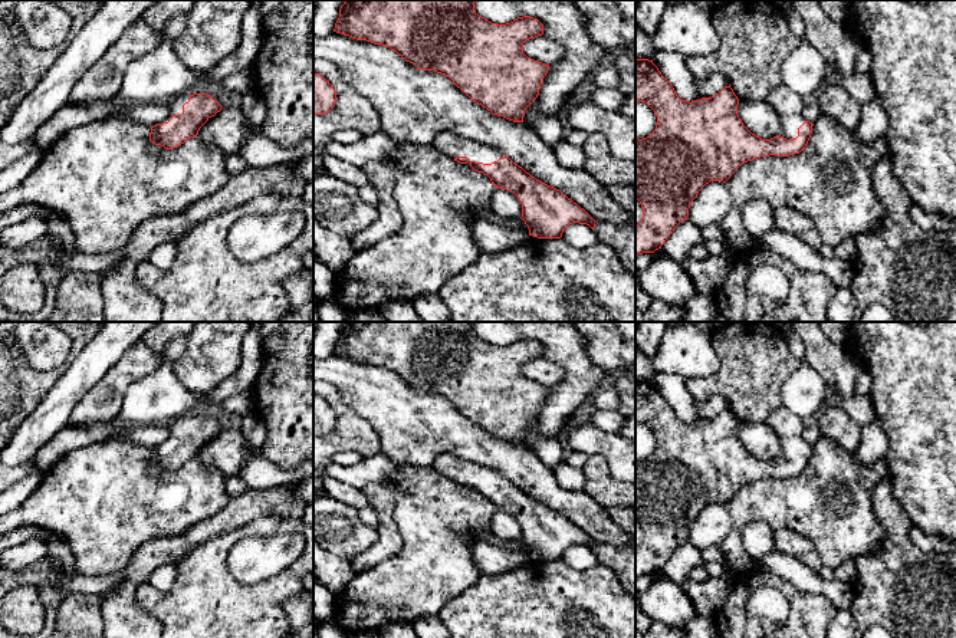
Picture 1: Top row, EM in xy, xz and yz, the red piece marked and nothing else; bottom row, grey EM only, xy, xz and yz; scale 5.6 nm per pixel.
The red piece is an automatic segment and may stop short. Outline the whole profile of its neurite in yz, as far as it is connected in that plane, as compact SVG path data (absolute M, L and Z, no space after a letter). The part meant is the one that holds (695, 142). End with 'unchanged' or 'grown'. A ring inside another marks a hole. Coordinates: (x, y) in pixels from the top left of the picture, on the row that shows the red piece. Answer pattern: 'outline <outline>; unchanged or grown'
outline M635 59L635 101L645 102L657 116L653 134L635 138L635 198L643 207L643 217L635 226L635 257L661 249L674 228L687 220L690 204L706 184L726 182L742 164L760 157L799 154L814 125L802 114L804 98L781 85L768 96L781 119L781 131L771 139L762 139L739 118L739 99L730 85L712 98L683 101L648 59Z; grown

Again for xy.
outline M180 93L170 98L165 106L168 115L151 126L150 134L150 141L165 149L174 149L197 137L200 128L223 108L207 93Z; grown

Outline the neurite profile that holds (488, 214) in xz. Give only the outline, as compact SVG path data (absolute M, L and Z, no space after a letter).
M492 207L483 208L480 211L480 217L483 220L487 220L487 221L492 221L492 223L499 223L499 224L503 224L503 226L510 227L510 228L519 228L519 230L529 234L529 228L522 218L512 218L512 220L502 218L497 214L493 213Z

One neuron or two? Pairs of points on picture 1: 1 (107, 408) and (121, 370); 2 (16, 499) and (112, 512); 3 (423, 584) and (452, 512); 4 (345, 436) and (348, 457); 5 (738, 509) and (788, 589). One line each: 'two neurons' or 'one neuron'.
1: one neuron
2: two neurons
3: one neuron
4: two neurons
5: two neurons

